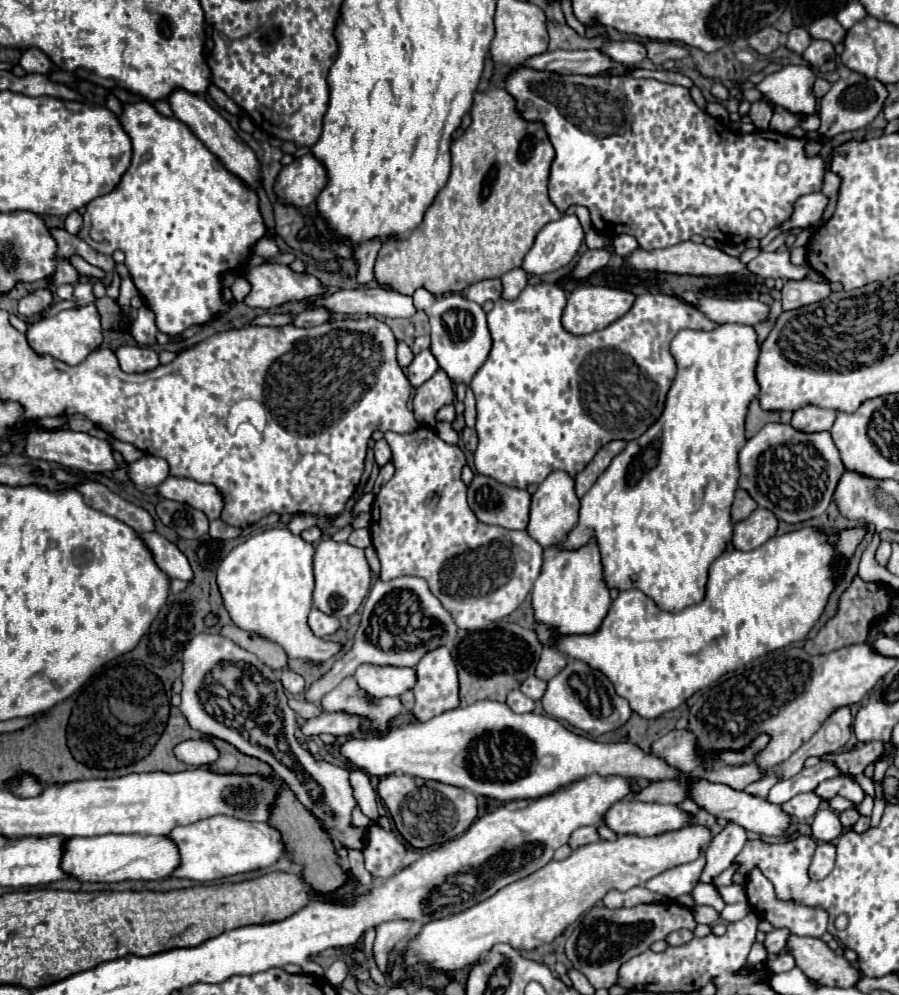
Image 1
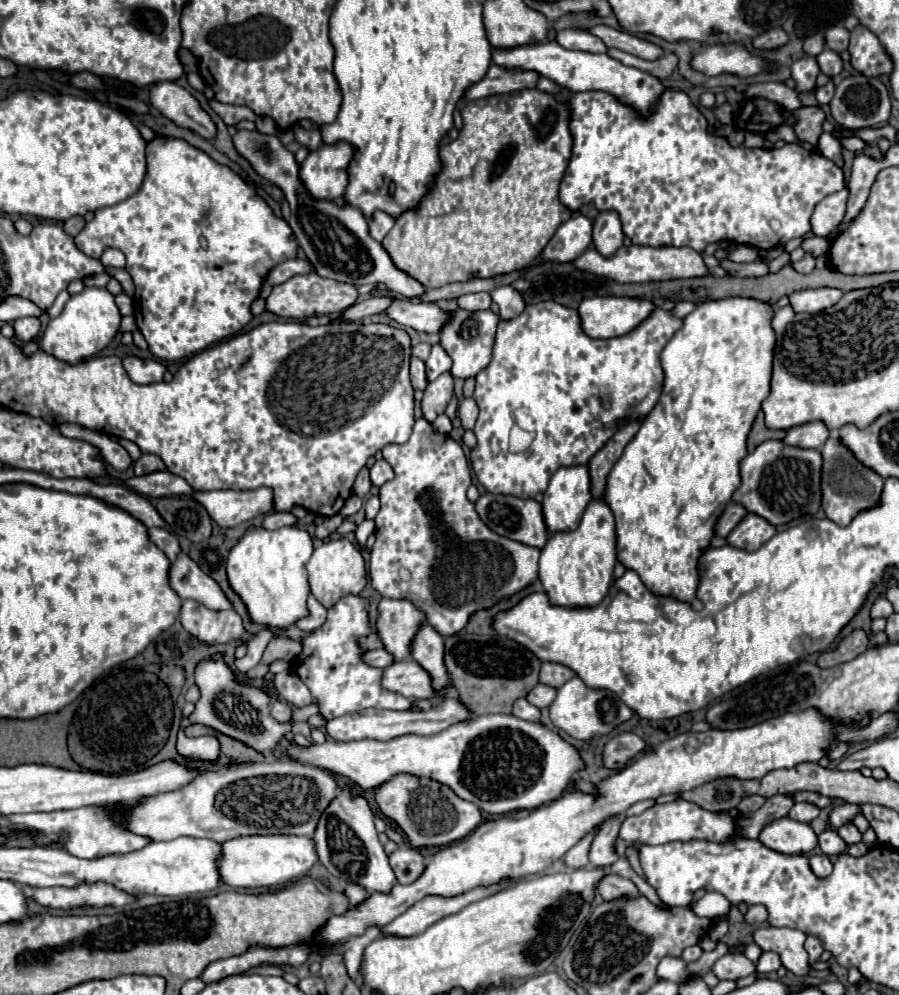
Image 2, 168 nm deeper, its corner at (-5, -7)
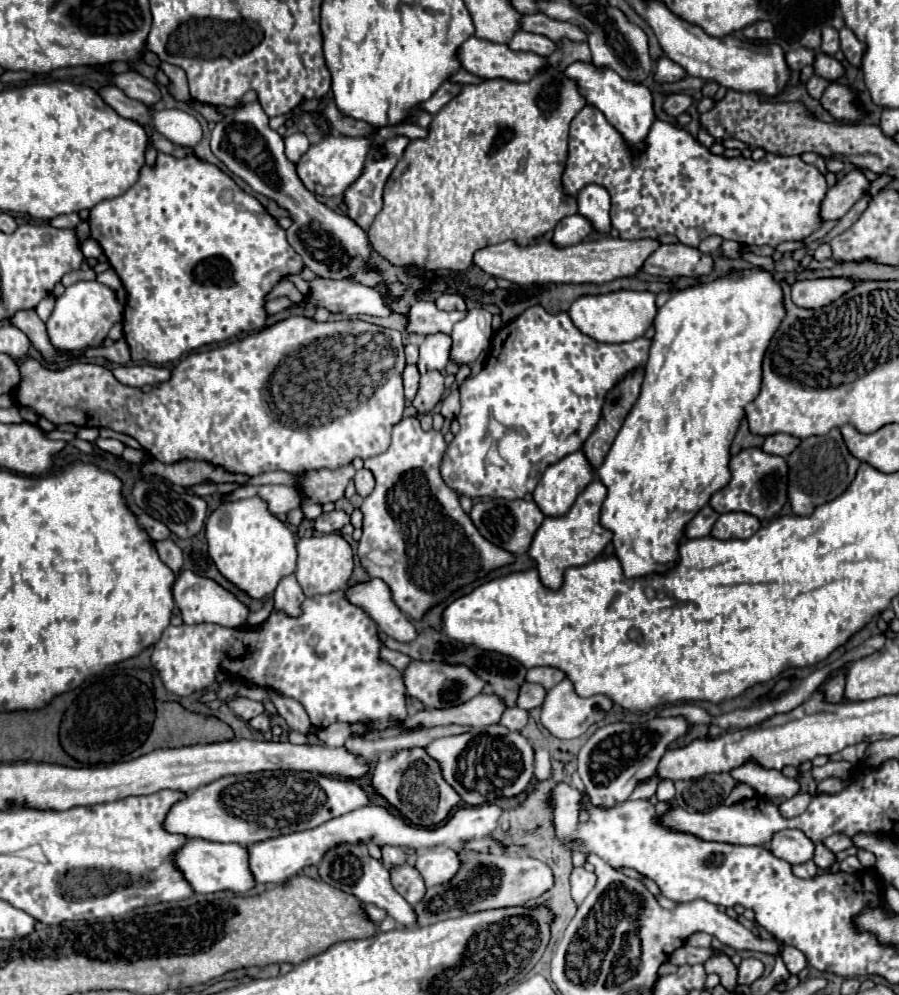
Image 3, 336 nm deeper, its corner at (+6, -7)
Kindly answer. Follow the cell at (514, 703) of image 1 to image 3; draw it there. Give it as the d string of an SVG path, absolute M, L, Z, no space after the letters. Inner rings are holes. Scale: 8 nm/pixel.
M507 707L501 715L501 725L505 725L507 729L517 729L521 731L527 725L527 717L529 713L521 707Z

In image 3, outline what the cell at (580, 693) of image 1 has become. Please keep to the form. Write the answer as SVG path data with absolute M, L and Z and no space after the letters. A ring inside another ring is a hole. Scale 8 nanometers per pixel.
M565 679L547 691L545 703L541 707L541 723L551 735L555 735L559 739L575 739L575 737L583 735L591 725L601 723L605 719L605 715L611 711L611 707L613 707L613 703L605 695L593 695L587 699L579 697L573 689L573 683L569 679Z

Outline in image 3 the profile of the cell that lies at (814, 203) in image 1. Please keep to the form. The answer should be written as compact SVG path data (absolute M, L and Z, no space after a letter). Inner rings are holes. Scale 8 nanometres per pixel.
M859 169L847 173L841 181L837 181L827 191L825 199L821 201L821 207L819 207L821 221L841 219L863 197L865 189L869 189L869 181Z

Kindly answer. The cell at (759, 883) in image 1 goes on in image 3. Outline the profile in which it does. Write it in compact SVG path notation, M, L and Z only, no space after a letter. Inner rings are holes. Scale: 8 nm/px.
M787 945L783 949L783 955L781 957L783 957L789 973L799 973L801 969L807 967L807 957L797 947L793 947L793 945Z

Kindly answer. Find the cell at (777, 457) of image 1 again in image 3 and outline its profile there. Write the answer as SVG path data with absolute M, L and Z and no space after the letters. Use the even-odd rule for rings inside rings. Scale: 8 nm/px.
M759 447L743 449L735 457L731 457L729 463L731 469L731 481L727 487L717 491L709 505L717 509L717 513L727 513L727 511L743 511L749 515L755 515L759 521L767 521L777 517L785 505L789 505L789 467L787 461L779 455L769 455Z

